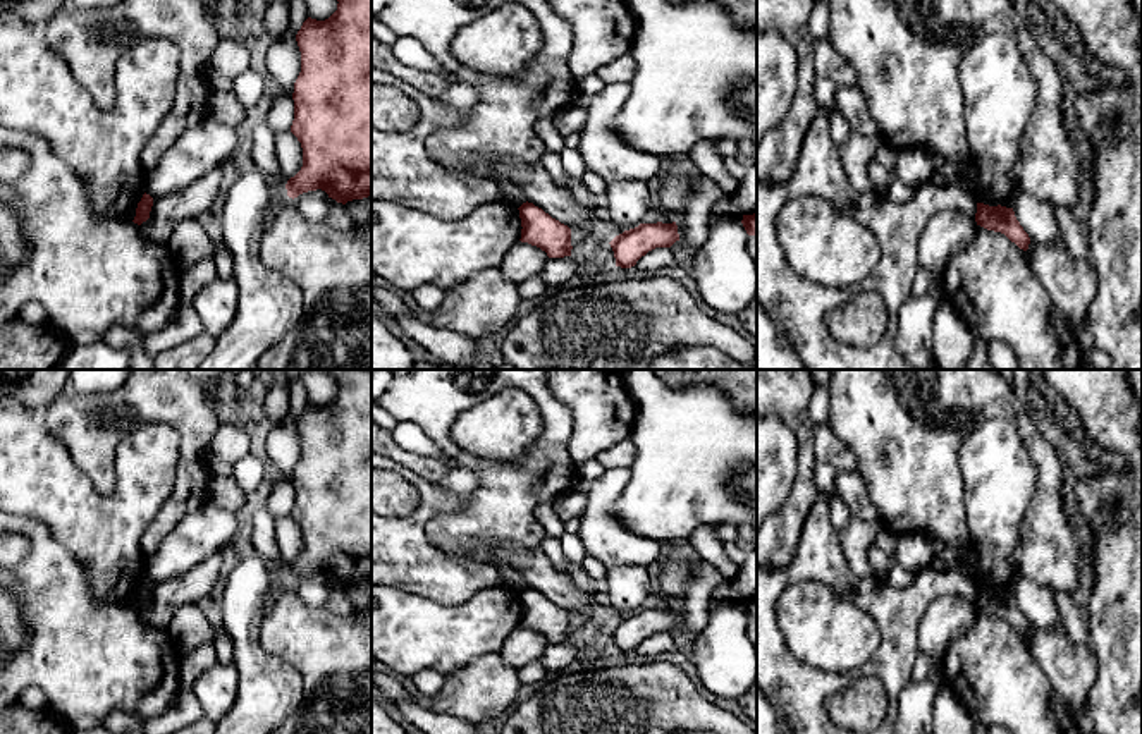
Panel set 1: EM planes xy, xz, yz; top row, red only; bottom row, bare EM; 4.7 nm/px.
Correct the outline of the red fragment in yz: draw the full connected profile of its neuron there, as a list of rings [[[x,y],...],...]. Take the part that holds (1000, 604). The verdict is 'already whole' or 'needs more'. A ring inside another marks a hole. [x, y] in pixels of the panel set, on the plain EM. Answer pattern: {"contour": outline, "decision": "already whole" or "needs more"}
{"contour": [[[977,588],[975,607],[987,615],[1004,619],[1020,634],[1028,634],[1030,622],[1016,605],[1013,593]]], "decision": "already whole"}

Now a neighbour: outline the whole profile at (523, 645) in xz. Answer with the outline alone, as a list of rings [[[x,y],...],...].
[[[518,627],[504,643],[500,657],[504,662],[514,669],[521,669],[530,662],[535,662],[542,657],[549,641],[537,631],[528,627]]]

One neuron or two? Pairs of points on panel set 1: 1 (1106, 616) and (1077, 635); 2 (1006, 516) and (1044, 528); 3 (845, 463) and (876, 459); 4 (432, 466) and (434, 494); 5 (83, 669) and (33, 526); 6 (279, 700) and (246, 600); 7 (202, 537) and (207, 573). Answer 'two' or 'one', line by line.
1: two
2: two
3: two
4: two
5: one
6: one
7: two

